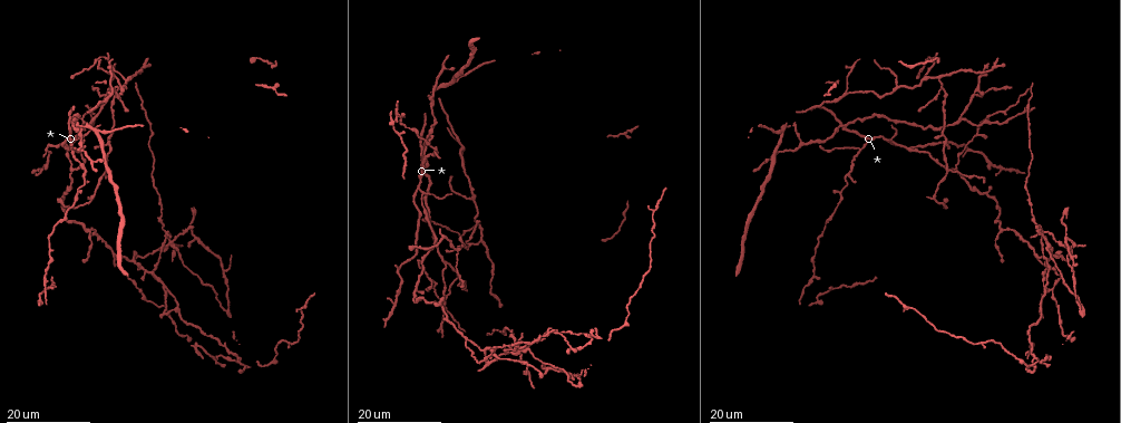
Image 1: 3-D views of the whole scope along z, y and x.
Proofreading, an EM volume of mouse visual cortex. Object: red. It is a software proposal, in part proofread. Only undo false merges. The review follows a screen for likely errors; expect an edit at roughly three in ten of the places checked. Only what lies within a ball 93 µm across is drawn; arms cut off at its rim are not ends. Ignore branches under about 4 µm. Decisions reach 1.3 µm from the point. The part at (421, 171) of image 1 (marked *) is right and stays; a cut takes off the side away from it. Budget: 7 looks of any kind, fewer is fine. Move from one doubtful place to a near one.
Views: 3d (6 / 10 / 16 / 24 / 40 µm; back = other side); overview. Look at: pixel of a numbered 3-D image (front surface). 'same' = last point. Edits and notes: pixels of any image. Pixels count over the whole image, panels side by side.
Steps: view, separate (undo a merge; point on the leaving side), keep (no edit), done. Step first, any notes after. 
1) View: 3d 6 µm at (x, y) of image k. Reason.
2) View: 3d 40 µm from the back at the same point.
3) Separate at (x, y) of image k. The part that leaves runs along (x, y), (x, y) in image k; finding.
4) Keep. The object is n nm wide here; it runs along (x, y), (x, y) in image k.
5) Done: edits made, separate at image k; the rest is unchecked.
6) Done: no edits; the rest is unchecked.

View: 3d 24 µm at (95, 116) of image 1. Small branch off a trunk.

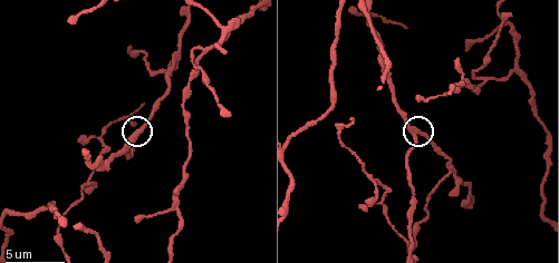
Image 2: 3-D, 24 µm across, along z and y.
View: 3d 10 µm at (134, 133) of image 2.

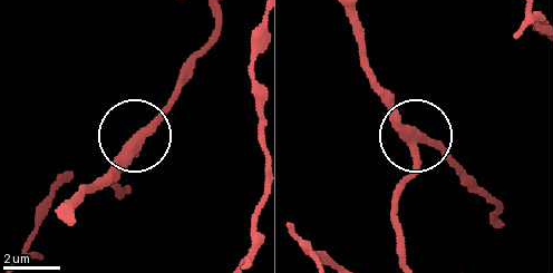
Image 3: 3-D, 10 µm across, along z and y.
View: 3d 10 µm from the back at (417, 140) of image 3.

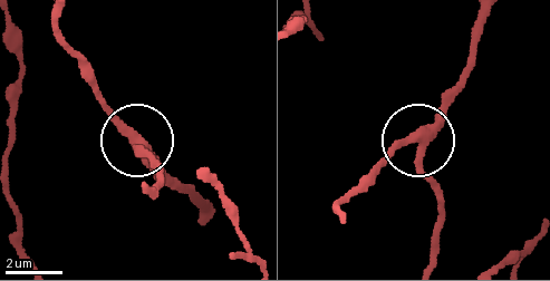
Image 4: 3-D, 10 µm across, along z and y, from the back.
Keep. The object is 310 nm wide here; all the same cell.

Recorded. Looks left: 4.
View: 3d 16 µm at (474, 199) of image 1. A fork.

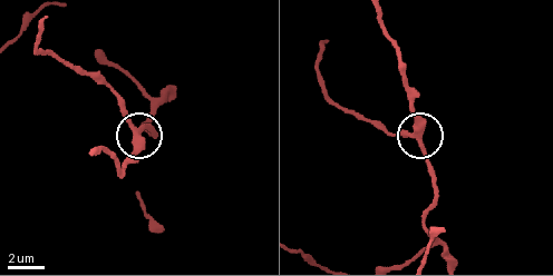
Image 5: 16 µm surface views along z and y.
View: 3d 10 µm at (133, 124) of image 5. Closer look.

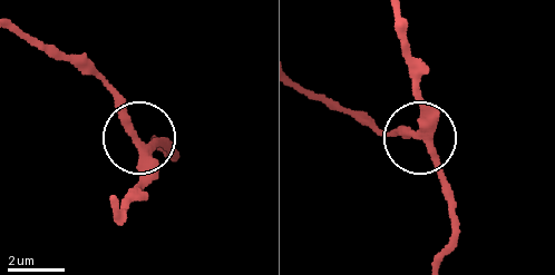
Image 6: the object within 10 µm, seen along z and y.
Keep. The object is 260 nm wide here; it runs along (115, 204), (134, 194), (142, 144), (94, 75) in image 6; continuous, no second cell.

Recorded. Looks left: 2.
View: 3d 16 µm at (423, 257) of image 1. Branch point.

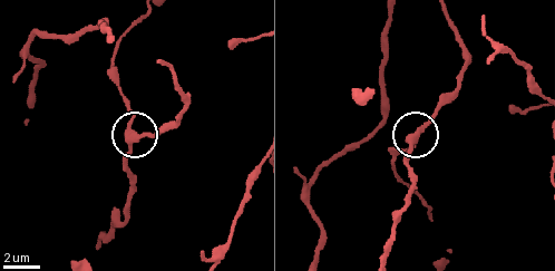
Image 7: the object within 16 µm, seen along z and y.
View: 3d 6 µm at (127, 128) of image 7.

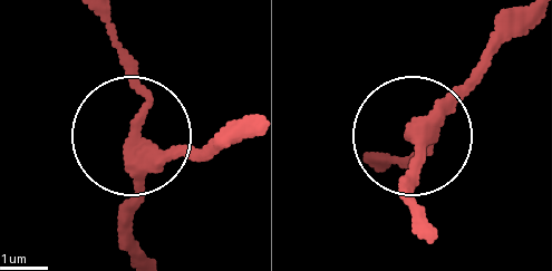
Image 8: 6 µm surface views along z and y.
Keep. The object is 280 nm wide here; continuous, no second cell.

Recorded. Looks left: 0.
Done: no edits; the rest is unchecked.

